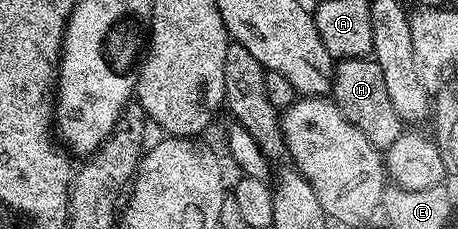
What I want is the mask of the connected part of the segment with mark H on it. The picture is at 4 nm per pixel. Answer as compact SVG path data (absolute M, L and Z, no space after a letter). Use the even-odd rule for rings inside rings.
M372 58L363 60L342 60L333 69L332 99L341 112L352 124L379 150L384 150L399 138L403 131L403 121L395 114L395 106L387 95L387 85L383 79L383 70L379 70L379 62Z

